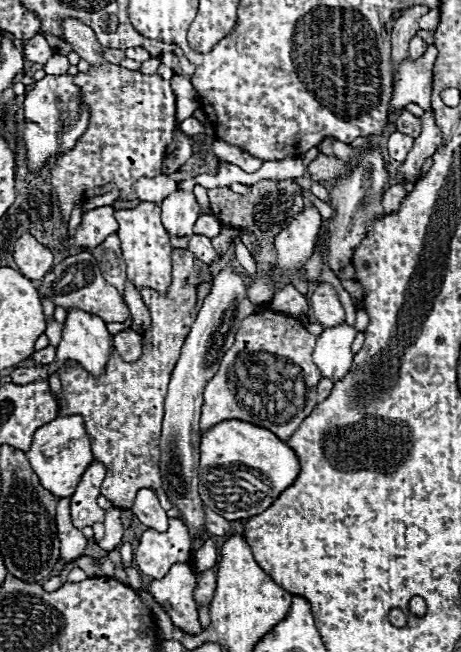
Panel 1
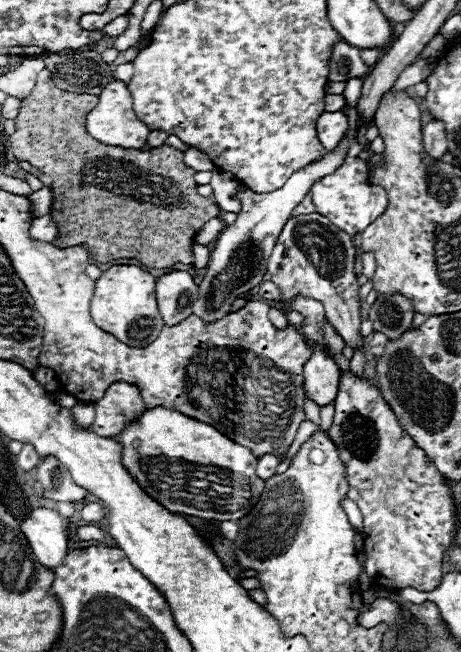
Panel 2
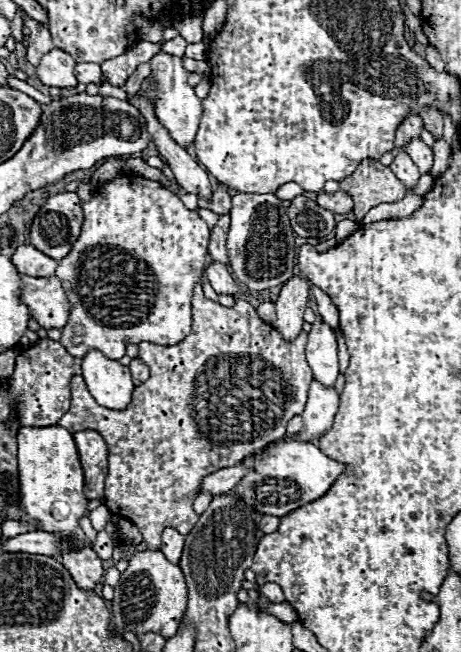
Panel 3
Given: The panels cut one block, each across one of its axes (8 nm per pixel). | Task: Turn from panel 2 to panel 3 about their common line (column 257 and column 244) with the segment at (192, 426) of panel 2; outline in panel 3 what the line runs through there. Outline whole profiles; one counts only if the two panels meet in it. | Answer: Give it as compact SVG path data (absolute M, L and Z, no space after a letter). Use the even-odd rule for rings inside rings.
M282 440L268 444L264 450L246 456L242 464L248 468L248 472L242 482L234 486L232 494L242 498L242 502L246 502L248 506L254 506L254 510L264 516L284 516L324 496L346 468L344 464L328 458L318 446L302 440Z

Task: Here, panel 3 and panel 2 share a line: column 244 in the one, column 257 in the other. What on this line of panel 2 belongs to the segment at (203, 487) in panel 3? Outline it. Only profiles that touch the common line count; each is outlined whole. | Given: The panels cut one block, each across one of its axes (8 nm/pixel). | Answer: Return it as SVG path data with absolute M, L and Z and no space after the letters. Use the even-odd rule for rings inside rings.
M264 454L260 460L258 460L258 468L256 468L256 474L264 480L268 480L270 476L276 474L276 468L280 464L280 458L276 458L274 454Z

